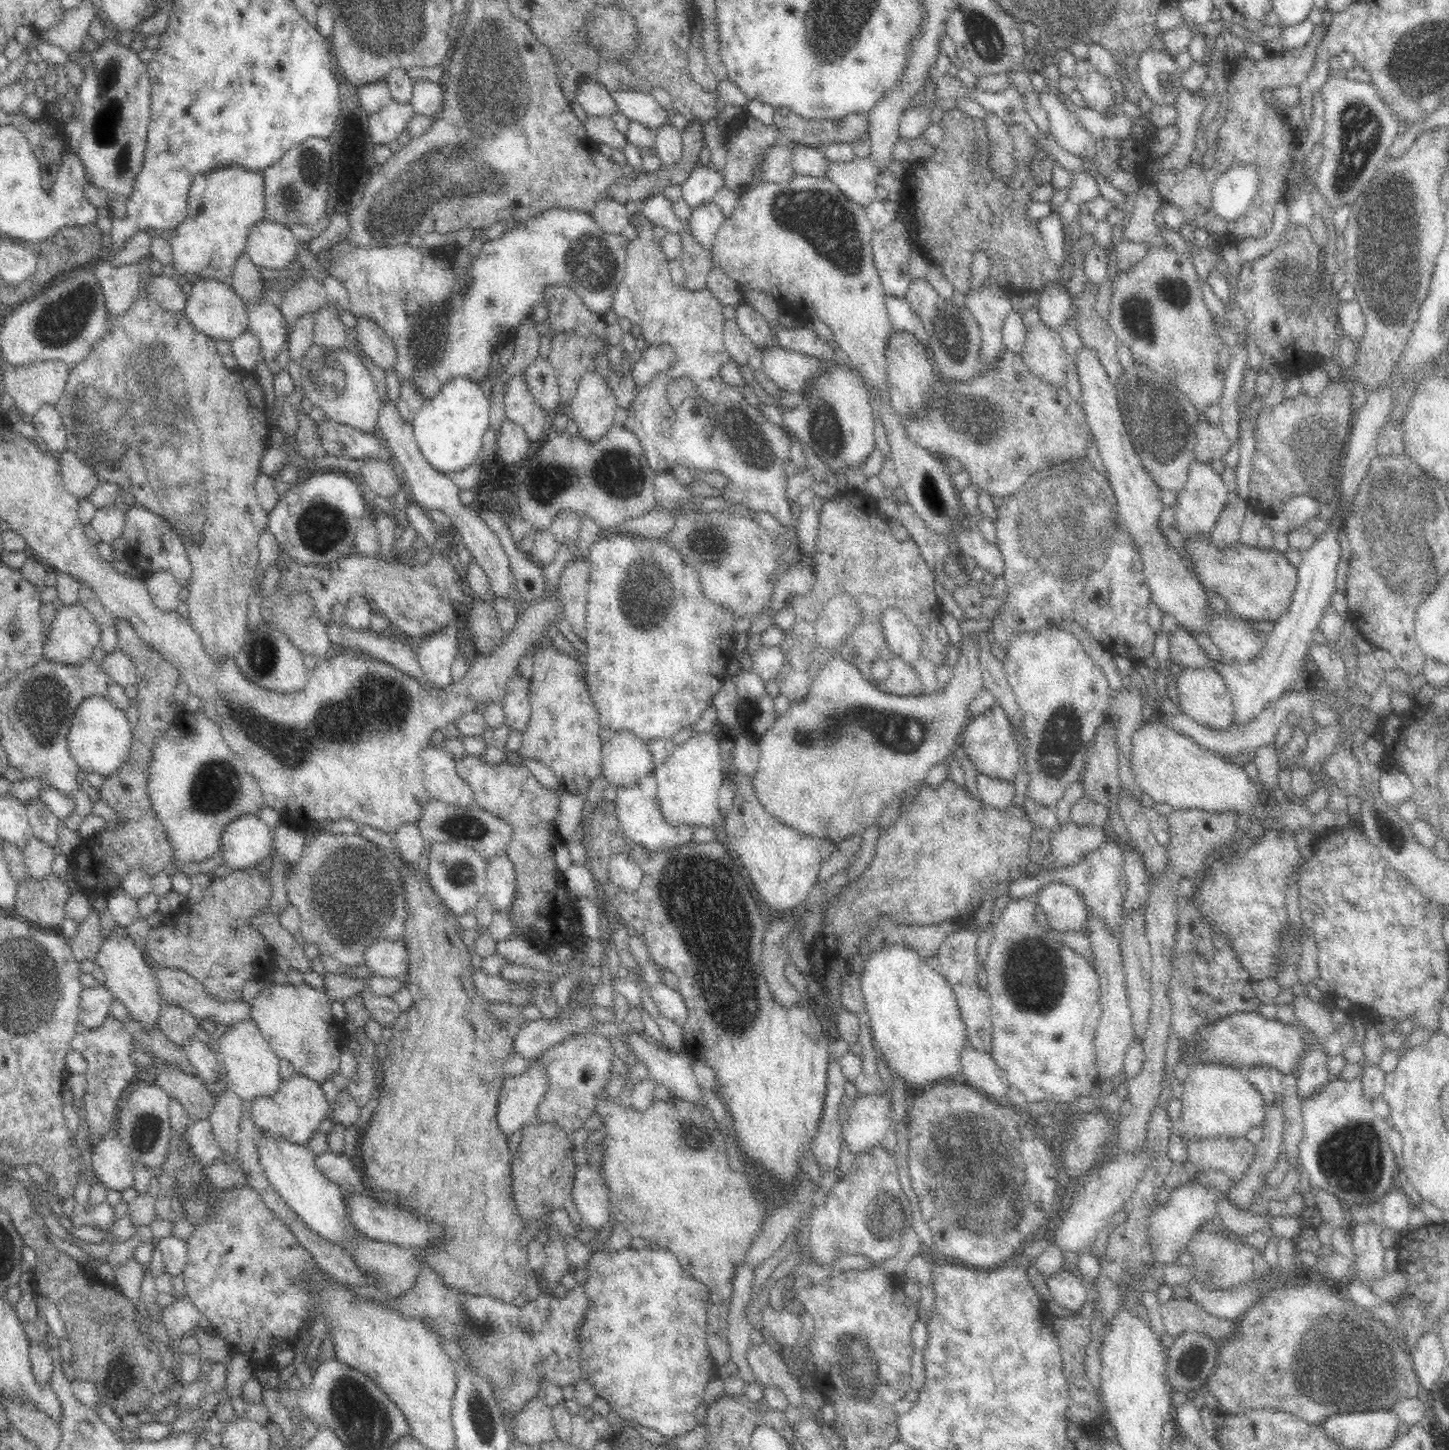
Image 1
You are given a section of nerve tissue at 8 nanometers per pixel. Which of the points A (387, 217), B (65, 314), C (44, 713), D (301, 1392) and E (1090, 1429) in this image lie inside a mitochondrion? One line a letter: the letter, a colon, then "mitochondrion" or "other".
A: mitochondrion
B: mitochondrion
C: mitochondrion
D: other
E: other

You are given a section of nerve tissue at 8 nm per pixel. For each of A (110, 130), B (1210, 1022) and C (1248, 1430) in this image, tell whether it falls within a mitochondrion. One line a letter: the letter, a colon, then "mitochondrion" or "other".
A: mitochondrion
B: other
C: other

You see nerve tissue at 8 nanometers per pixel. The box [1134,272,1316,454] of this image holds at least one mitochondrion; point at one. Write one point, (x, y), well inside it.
(1173, 294)

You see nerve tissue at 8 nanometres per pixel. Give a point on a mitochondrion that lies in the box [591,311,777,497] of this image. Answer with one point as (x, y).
(758, 453)

